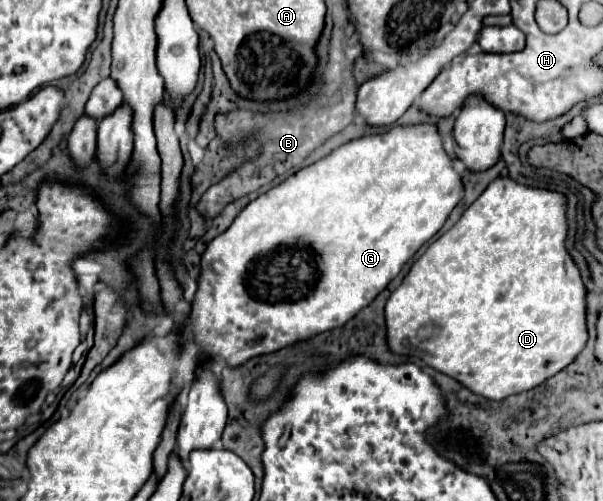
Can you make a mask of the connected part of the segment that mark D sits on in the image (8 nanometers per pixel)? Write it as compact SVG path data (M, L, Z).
M507 169L499 173L495 181L489 183L489 187L481 193L481 197L471 203L461 219L437 241L433 241L427 251L411 265L409 273L401 281L401 285L391 293L385 305L385 327L387 327L387 347L391 353L399 355L415 355L423 359L429 367L435 371L453 377L463 387L467 387L471 393L481 395L489 401L503 401L509 395L529 391L561 369L565 369L585 347L587 343L587 327L585 327L585 297L586 289L581 281L580 271L573 263L571 255L565 249L565 237L567 237L567 221L565 221L565 197L557 191L545 191L537 187L525 187L509 179Z

